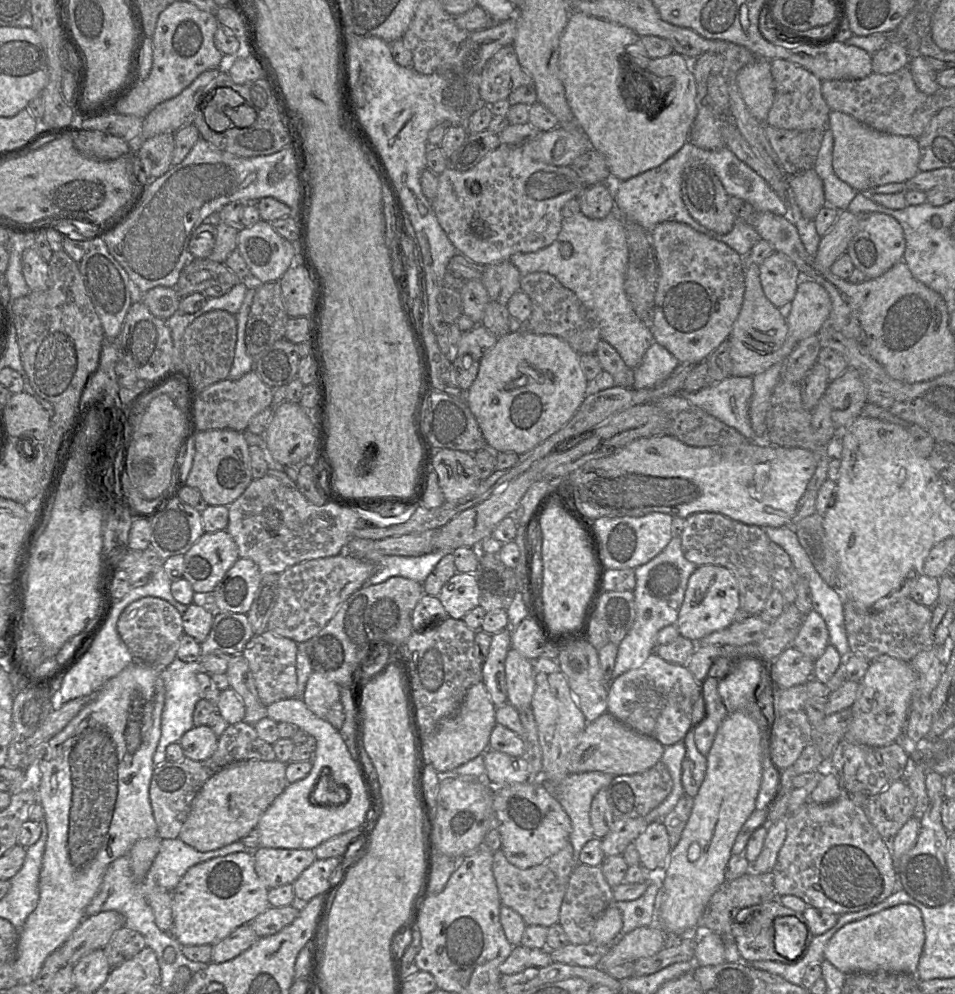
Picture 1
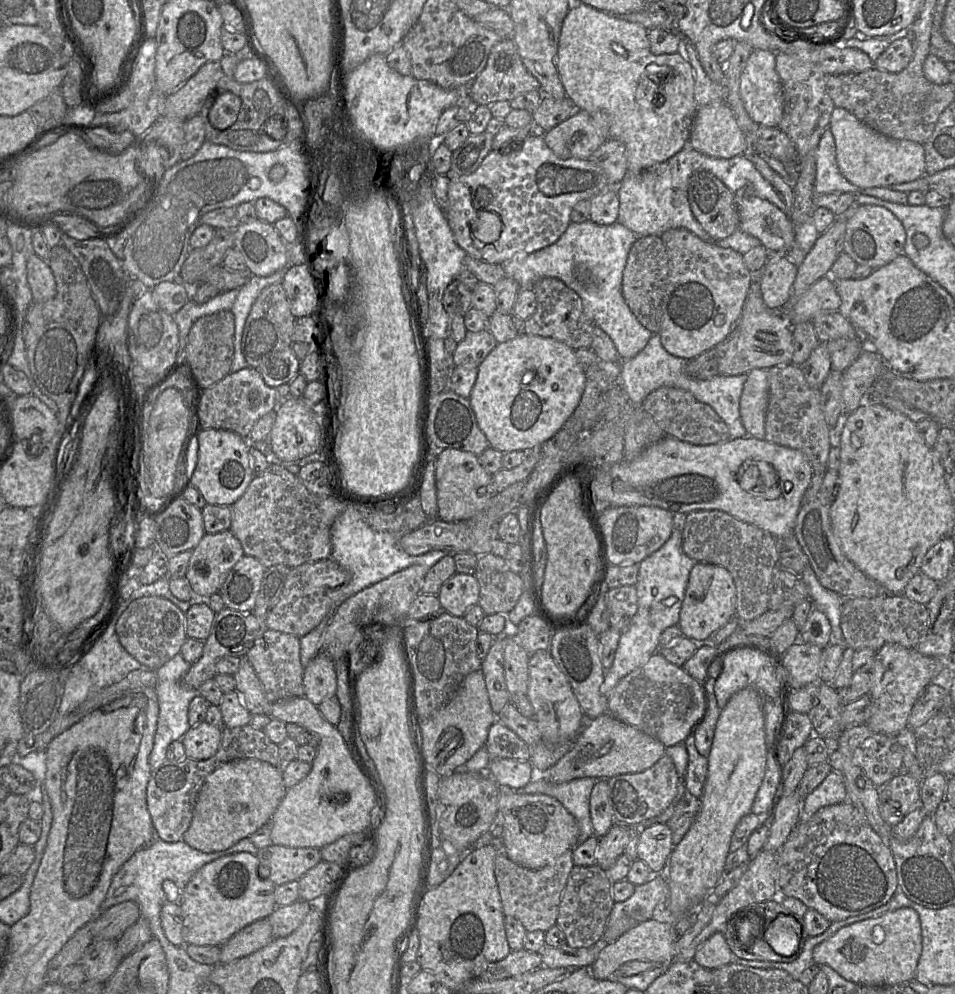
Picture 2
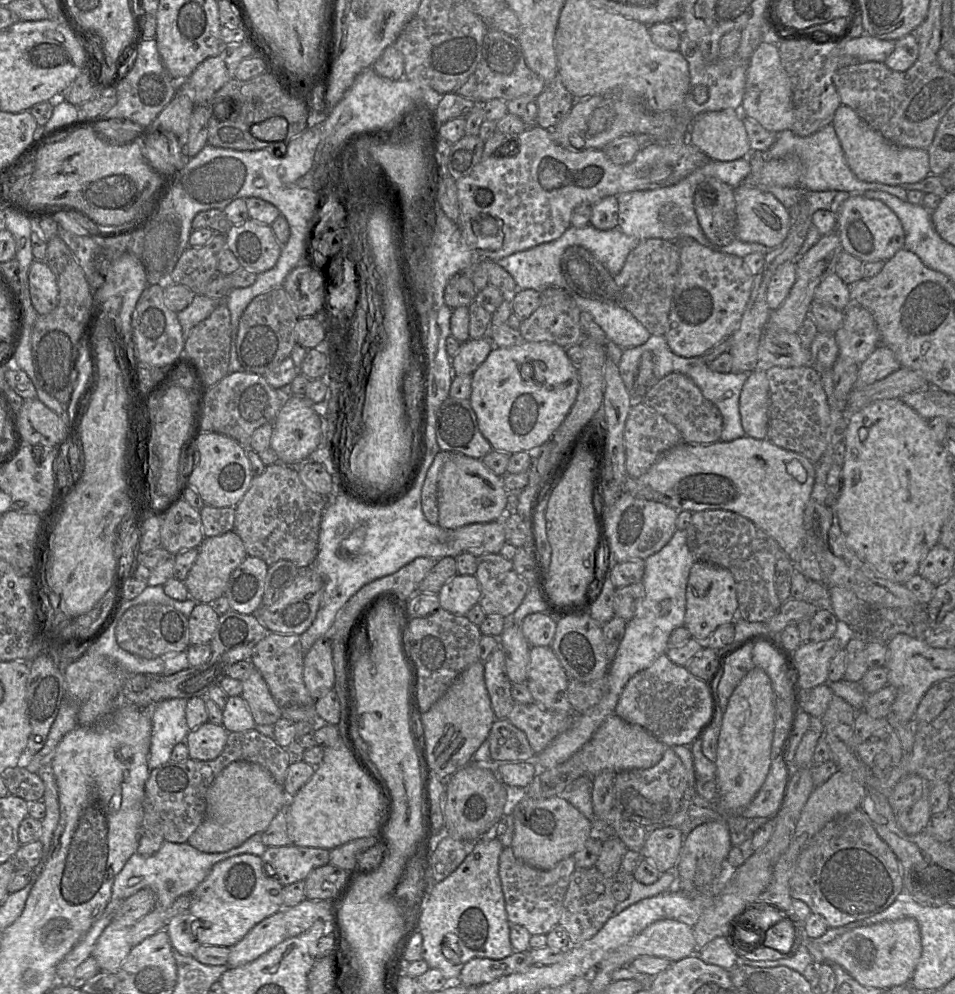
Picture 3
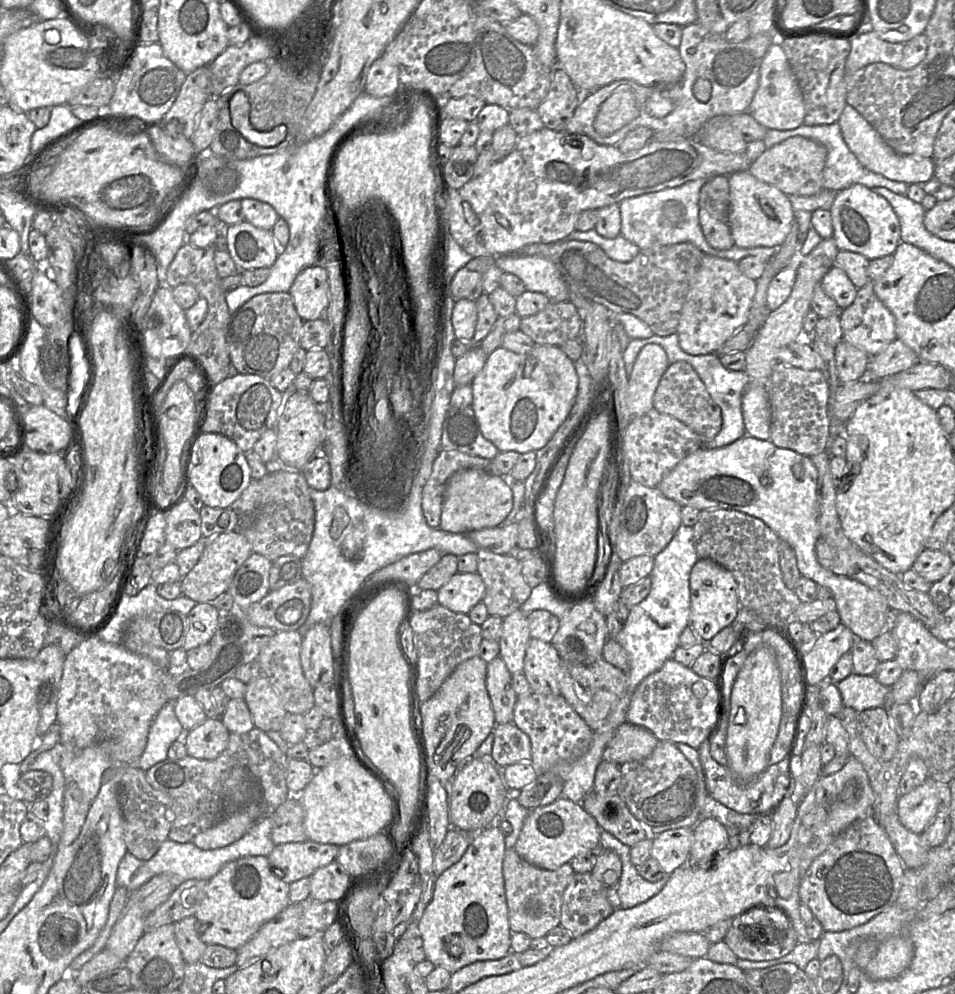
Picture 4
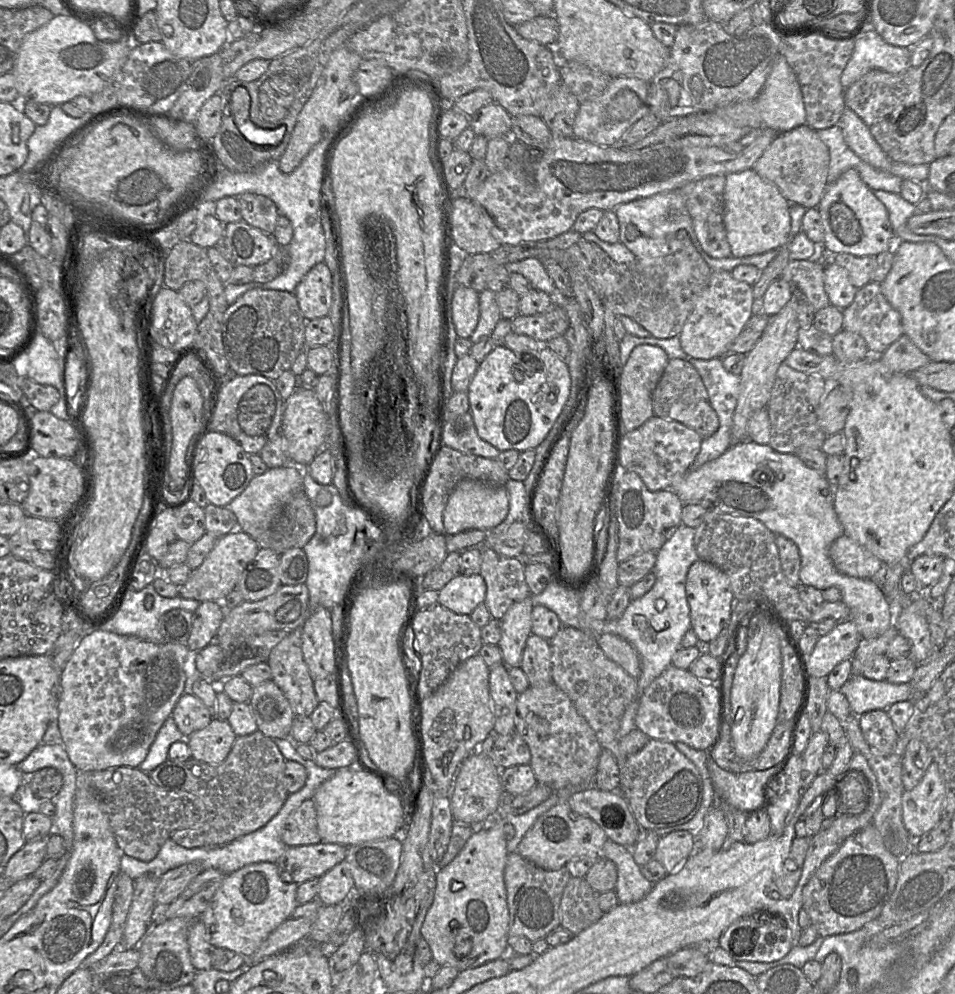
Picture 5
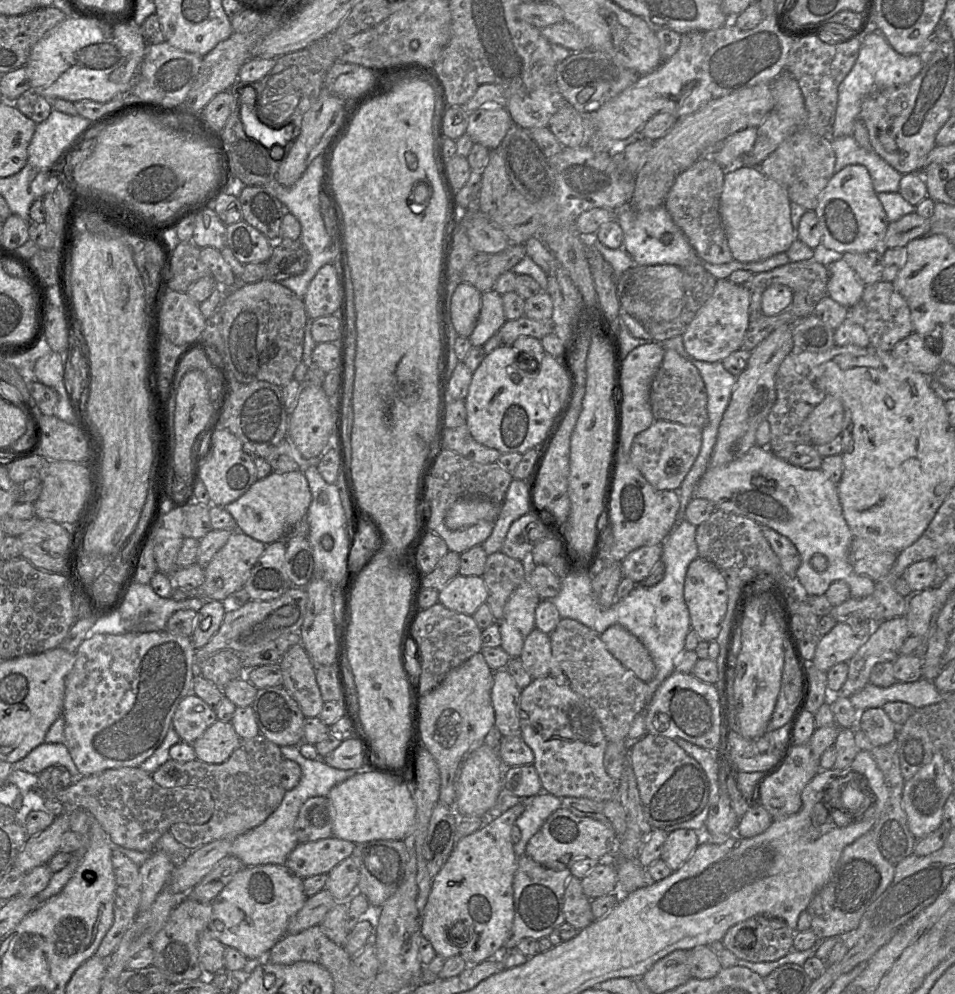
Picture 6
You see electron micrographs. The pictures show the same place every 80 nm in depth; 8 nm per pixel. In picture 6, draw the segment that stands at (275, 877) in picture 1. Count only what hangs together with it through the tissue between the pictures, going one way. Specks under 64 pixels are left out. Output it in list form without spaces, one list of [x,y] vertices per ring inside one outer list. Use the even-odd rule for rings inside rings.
[[[335,836],[299,843],[289,854],[284,866],[301,879],[327,874],[352,855],[356,844]]]

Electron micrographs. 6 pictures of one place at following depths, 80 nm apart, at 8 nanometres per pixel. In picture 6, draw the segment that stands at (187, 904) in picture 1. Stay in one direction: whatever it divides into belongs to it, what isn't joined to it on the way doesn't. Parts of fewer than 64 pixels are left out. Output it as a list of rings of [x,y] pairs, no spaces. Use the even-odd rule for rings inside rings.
[[[284,865],[243,868],[213,900],[208,930],[225,947],[238,950],[247,959],[263,960],[274,945],[287,935],[290,920],[307,899],[303,879]]]

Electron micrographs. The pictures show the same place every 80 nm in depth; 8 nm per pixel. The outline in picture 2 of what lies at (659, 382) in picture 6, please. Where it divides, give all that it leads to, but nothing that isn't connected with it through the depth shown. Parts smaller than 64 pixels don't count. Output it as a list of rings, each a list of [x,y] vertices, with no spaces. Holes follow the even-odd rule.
[[[662,386],[647,395],[642,407],[654,418],[666,436],[695,445],[716,444],[730,439],[728,426],[722,418],[710,405],[697,400],[689,391]]]

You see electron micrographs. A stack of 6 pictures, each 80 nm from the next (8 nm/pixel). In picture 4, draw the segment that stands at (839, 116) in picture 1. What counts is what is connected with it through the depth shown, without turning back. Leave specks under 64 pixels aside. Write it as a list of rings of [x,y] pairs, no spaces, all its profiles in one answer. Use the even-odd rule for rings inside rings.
[[[846,104],[838,124],[849,149],[859,162],[868,170],[881,174],[891,180],[907,185],[926,183],[934,177],[935,164],[932,158],[915,155],[903,155],[894,151],[875,130],[875,128],[851,105]]]

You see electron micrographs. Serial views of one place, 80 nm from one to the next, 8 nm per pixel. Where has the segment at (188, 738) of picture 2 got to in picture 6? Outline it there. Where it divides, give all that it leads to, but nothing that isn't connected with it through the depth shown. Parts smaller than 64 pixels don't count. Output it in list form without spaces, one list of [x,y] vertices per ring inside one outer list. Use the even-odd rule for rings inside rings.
[[[217,719],[192,746],[198,760],[209,764],[221,764],[238,747],[240,740],[231,722]]]

